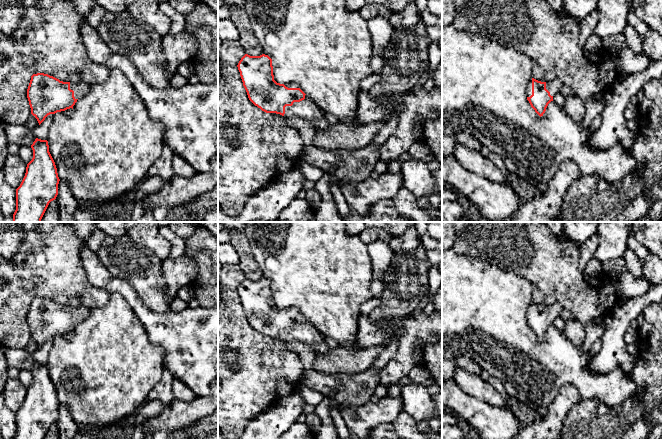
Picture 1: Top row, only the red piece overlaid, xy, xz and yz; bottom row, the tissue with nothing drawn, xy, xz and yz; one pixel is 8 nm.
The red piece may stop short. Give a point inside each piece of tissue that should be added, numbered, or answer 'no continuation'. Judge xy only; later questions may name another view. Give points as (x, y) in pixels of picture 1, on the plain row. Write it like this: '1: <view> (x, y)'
1: xy (80, 313)

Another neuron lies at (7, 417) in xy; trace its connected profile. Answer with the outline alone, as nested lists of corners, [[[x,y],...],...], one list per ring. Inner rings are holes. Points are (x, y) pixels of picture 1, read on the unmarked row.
[[[0,394],[0,432],[3,439],[13,439],[16,434],[16,413],[11,411]]]

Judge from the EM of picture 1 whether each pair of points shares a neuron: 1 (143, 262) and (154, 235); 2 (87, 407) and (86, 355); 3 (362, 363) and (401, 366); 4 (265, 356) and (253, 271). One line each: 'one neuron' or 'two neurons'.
1: two neurons
2: one neuron
3: two neurons
4: two neurons

